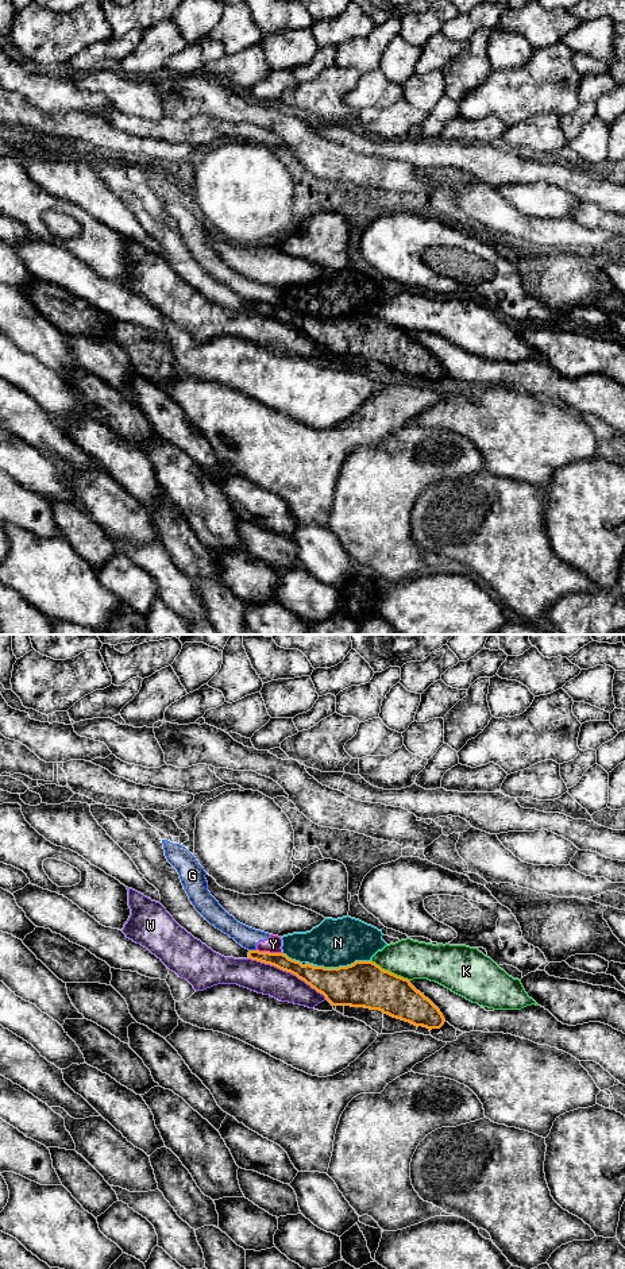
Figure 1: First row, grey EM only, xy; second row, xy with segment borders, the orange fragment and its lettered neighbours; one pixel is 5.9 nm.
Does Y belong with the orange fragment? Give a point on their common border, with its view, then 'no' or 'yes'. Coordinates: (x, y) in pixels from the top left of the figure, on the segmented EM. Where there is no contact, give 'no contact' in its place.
xy (269, 952) | no

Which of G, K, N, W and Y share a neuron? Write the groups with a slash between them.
G Y / K / N / W

